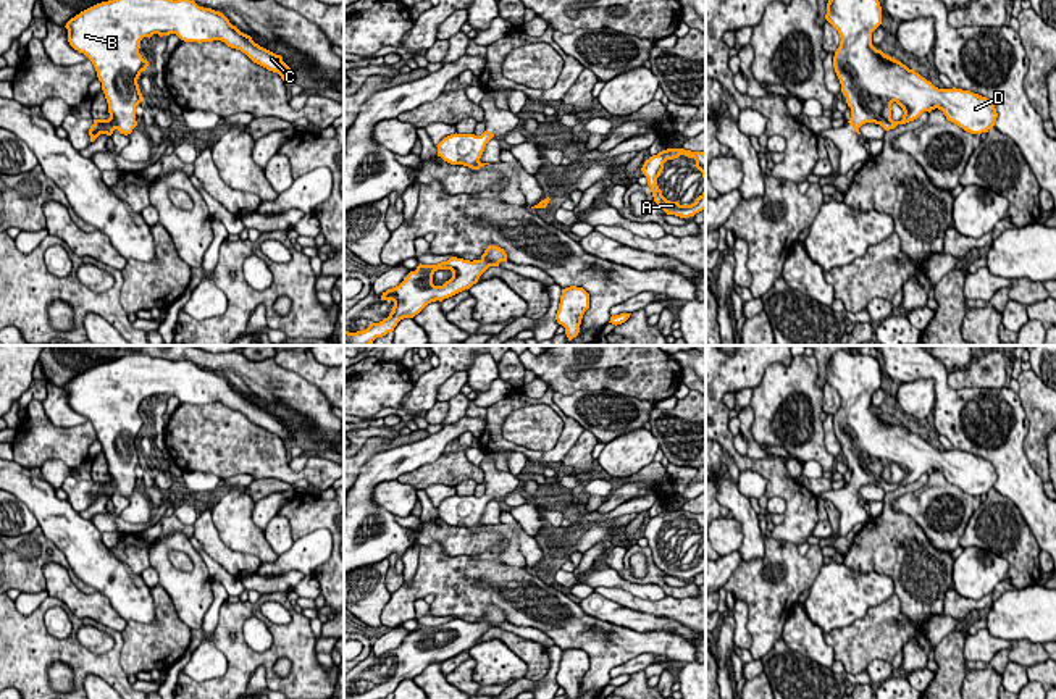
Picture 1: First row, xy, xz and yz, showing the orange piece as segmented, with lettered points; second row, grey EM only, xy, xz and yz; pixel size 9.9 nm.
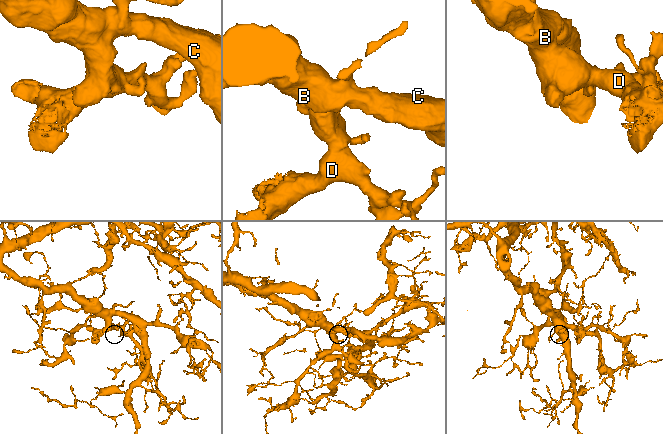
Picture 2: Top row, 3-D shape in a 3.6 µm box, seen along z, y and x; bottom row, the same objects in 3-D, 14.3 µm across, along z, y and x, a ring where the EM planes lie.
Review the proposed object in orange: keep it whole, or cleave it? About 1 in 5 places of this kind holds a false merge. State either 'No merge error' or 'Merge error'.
No merge error

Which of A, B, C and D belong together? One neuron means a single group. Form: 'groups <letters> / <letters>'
groups A B C D

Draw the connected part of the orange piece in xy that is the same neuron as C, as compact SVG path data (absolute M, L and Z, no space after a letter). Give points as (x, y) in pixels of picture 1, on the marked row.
M108 0L81 11L65 27L68 29L69 45L92 61L108 103L110 118L94 119L89 129L90 142L100 134L111 136L115 129L128 136L137 126L136 107L144 98L137 79L149 66L139 48L140 40L150 39L153 34L160 37L176 34L184 42L197 44L221 40L245 53L254 63L278 73L284 82L294 77L281 55L255 44L250 36L233 26L223 13L199 6L194 0Z

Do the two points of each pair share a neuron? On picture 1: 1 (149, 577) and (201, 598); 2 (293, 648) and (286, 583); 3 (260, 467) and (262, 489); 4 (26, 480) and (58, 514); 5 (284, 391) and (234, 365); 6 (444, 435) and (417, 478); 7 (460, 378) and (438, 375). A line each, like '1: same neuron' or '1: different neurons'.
1: different neurons
2: different neurons
3: different neurons
4: same neuron
5: same neuron
6: different neurons
7: different neurons

